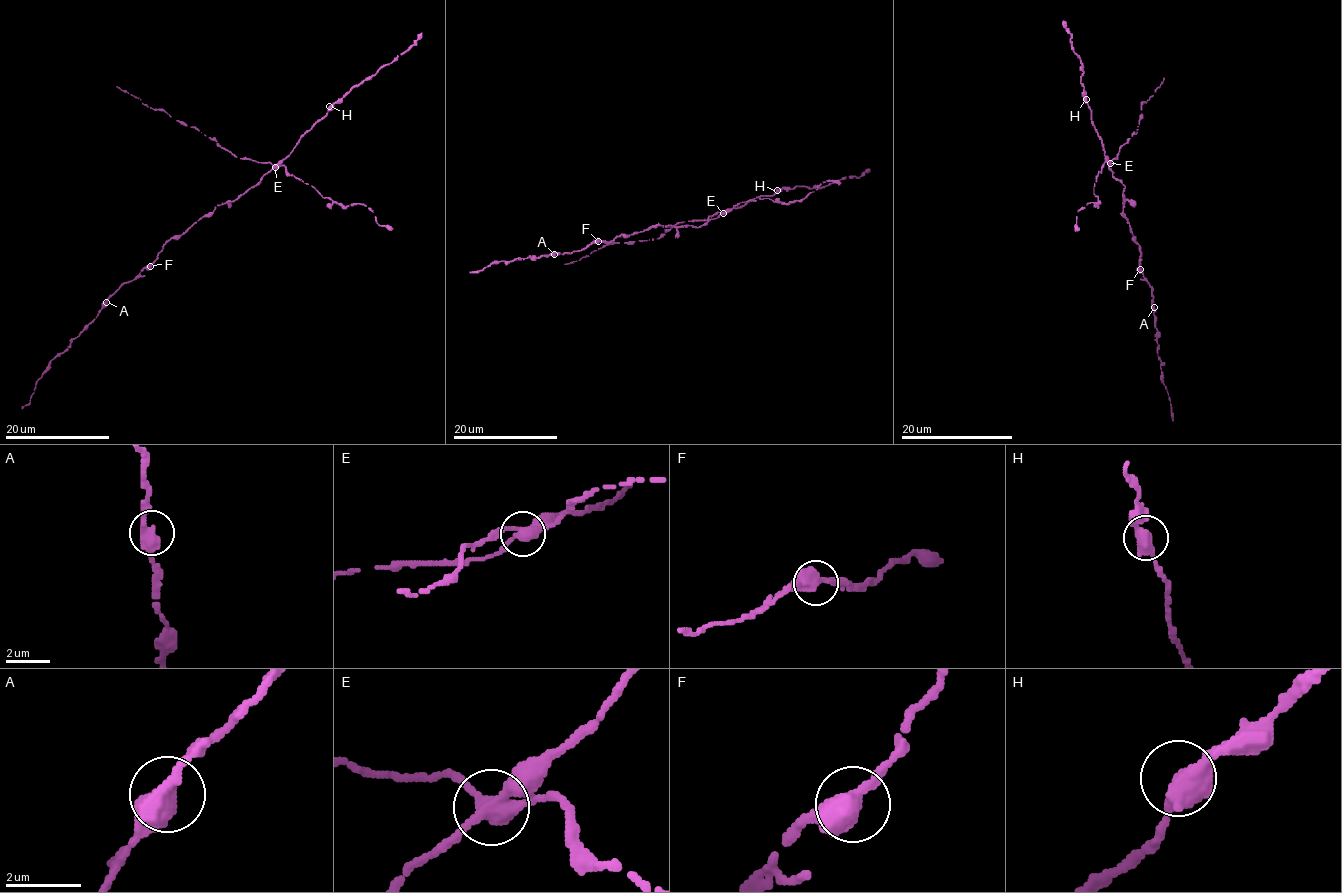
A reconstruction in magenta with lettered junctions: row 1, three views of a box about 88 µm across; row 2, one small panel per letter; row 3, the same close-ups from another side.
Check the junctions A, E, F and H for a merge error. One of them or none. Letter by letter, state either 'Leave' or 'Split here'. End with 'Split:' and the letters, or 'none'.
A: Leave
E: Split here
F: Leave
H: Leave
Split: E

